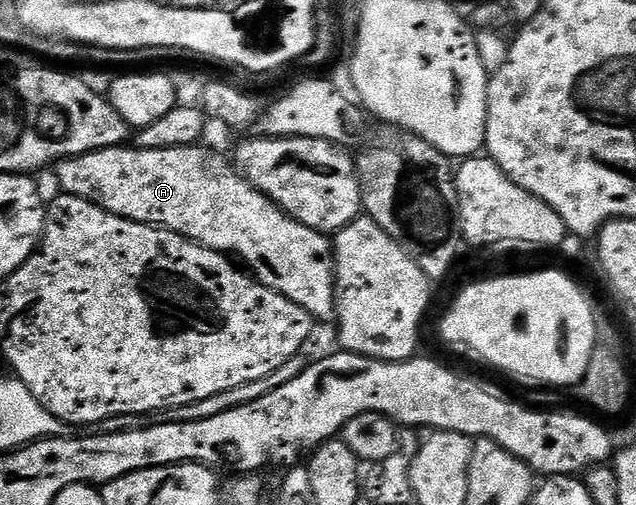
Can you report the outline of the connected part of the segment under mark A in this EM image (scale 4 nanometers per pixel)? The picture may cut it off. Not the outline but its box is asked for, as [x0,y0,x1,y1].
[54,146,336,321]

